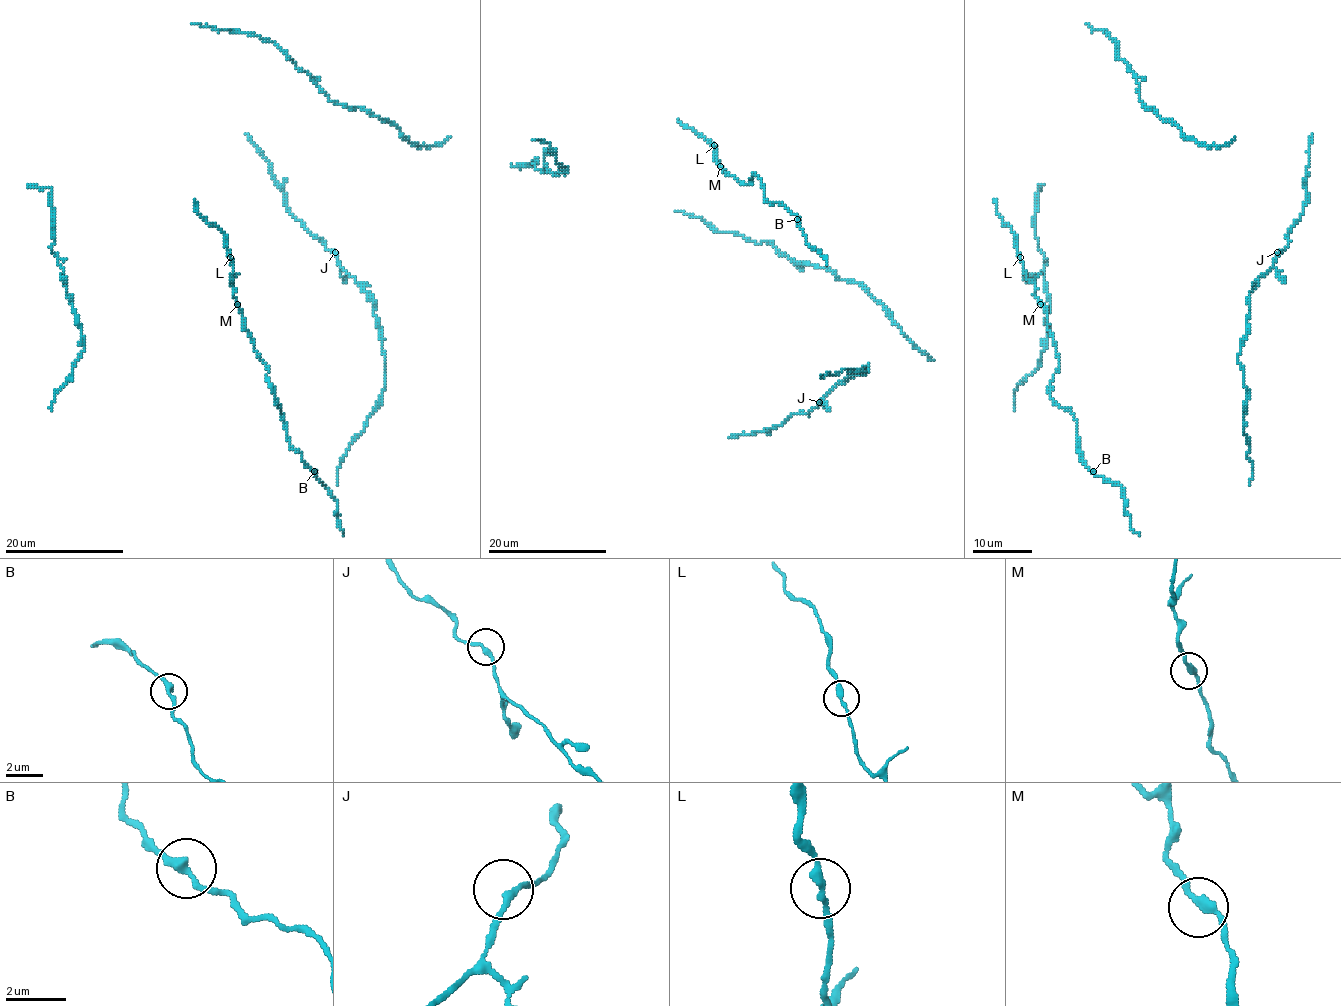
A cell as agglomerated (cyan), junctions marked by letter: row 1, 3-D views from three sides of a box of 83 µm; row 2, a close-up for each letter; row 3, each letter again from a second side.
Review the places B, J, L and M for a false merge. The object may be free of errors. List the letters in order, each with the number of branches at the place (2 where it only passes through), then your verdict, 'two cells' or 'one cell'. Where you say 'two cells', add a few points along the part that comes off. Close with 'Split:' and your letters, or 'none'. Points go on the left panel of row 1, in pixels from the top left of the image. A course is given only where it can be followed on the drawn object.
B: branches 2; one cell
J: branches 2; one cell
L: branches 2; one cell
M: branches 2; one cell
Split: none

